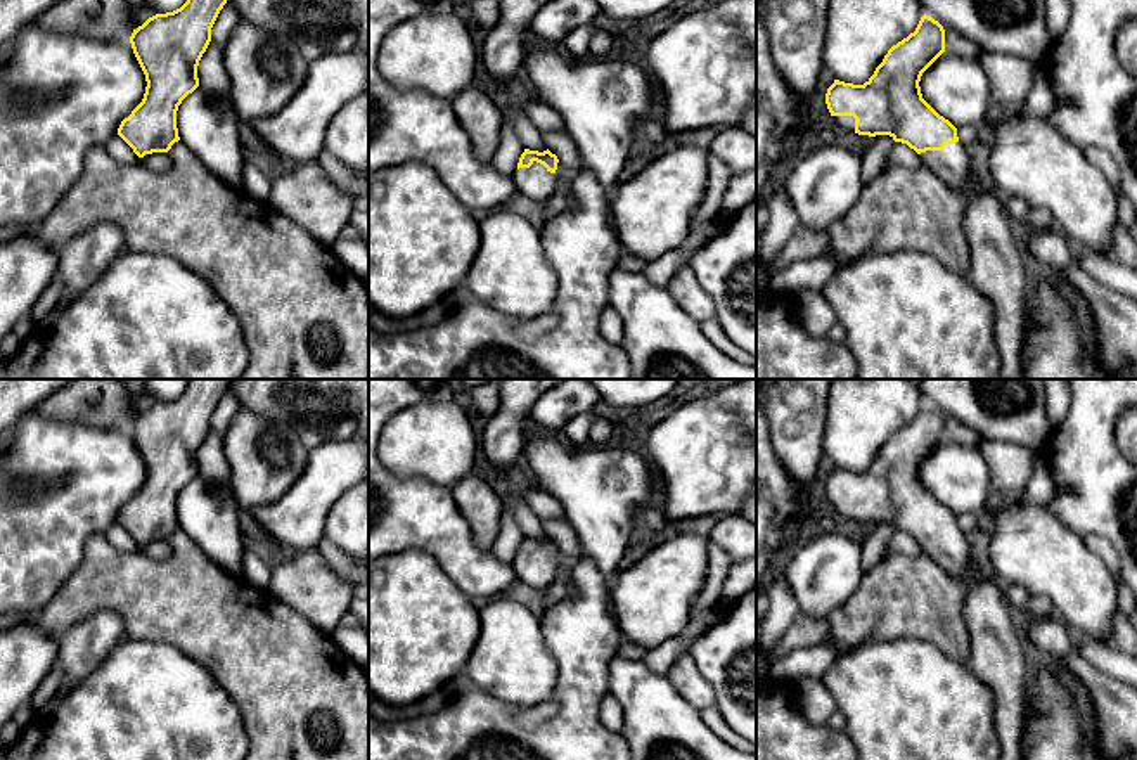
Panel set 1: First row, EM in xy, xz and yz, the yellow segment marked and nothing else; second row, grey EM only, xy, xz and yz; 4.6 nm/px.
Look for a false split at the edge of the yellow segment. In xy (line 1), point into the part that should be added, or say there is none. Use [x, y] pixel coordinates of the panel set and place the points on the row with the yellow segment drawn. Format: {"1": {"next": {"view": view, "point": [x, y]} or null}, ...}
{"1": {"next": null}}

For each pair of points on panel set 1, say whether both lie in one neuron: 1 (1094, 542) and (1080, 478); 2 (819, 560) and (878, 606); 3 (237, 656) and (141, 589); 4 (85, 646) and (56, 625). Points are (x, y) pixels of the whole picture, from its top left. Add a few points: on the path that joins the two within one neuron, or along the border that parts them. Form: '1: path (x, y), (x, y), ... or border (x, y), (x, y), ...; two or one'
1: border (1084, 535), (1101, 535), (1118, 558); two
2: border (866, 573), (860, 586), (828, 617); two
3: path (213, 632), (182, 601), (165, 599); one
4: border (101, 611), (90, 613), (59, 637); two

